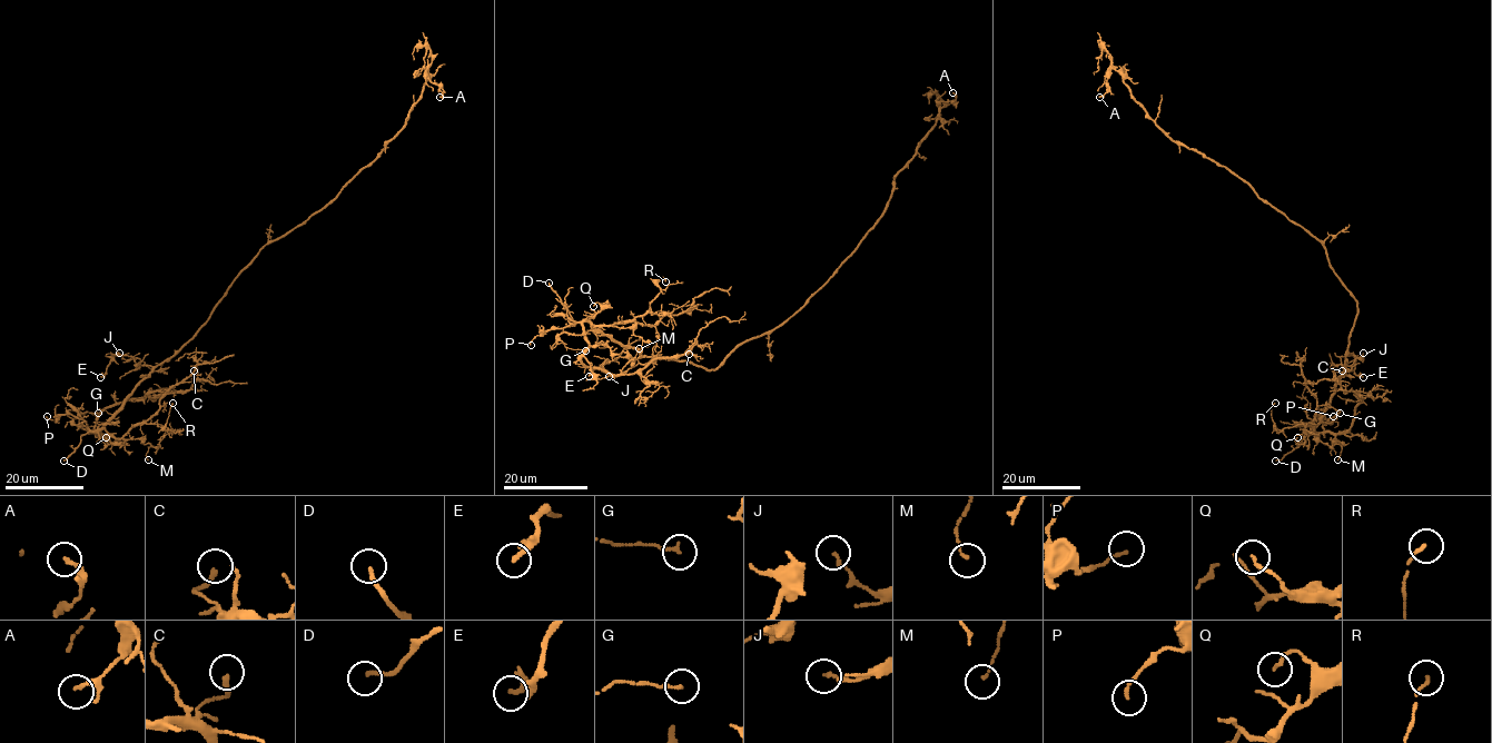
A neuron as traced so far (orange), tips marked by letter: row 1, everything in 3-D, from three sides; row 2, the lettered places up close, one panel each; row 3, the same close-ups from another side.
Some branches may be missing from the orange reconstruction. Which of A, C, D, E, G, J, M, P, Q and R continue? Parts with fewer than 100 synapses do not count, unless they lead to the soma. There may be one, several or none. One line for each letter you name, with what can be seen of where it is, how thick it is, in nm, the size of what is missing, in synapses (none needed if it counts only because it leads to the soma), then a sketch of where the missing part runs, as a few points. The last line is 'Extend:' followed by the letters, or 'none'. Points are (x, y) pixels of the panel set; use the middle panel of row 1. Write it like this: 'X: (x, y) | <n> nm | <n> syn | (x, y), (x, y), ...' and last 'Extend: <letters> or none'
D: (549, 283) | 170 nm
Extend: D

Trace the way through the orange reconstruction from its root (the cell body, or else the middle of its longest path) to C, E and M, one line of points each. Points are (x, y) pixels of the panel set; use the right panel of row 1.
C: (1349, 289), (1357, 315), (1345, 372), (1313, 432), (1342, 434), (1351, 425), (1361, 399), (1342, 387), (1342, 370)
E: (1349, 289), (1357, 315), (1345, 355), (1347, 366), (1341, 360), (1352, 355), (1354, 372), (1363, 377)
M: (1349, 289), (1357, 315), (1345, 372), (1315, 426), (1316, 439), (1341, 445), (1337, 459)

